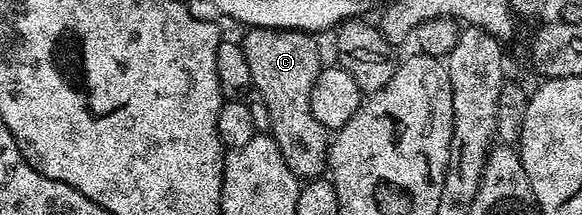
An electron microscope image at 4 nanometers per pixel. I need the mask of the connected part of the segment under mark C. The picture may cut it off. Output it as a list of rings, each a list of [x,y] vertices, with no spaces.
[[[248,28],[244,33],[247,34],[241,37],[241,44],[249,63],[251,84],[267,108],[267,121],[271,124],[269,135],[277,147],[281,147],[281,155],[285,155],[285,167],[289,167],[289,171],[293,171],[293,175],[303,183],[324,176],[329,169],[329,130],[313,119],[311,106],[313,83],[317,83],[321,68],[319,45],[314,41],[316,38],[310,32],[291,29]]]

